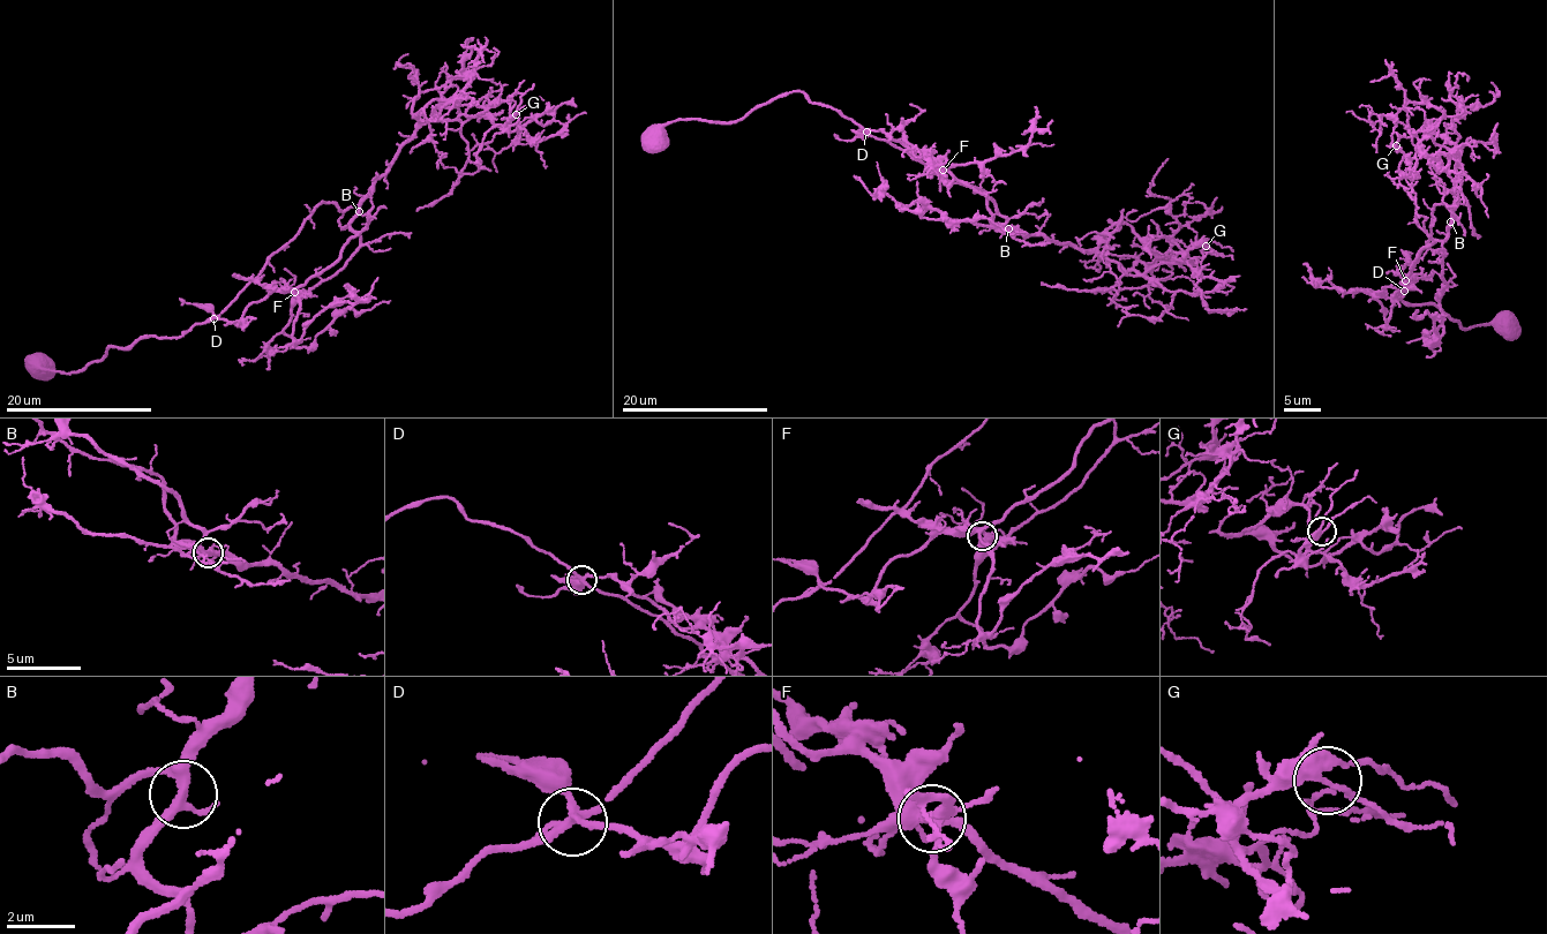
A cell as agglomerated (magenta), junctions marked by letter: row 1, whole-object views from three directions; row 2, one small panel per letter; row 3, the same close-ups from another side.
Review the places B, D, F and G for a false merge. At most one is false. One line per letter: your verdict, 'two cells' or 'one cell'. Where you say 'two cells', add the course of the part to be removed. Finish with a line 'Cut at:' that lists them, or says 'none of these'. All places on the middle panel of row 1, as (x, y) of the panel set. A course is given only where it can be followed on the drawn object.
B: one cell
D: one cell
F: one cell
G: one cell
Cut at: none of these

